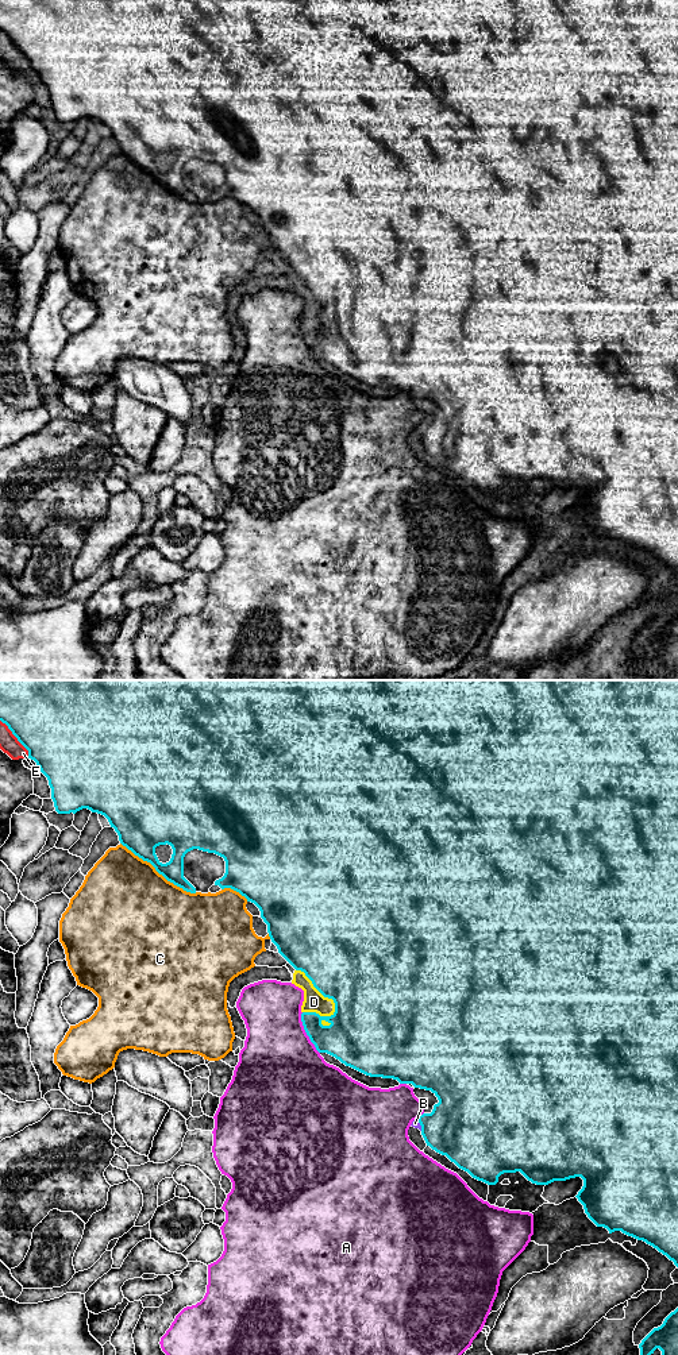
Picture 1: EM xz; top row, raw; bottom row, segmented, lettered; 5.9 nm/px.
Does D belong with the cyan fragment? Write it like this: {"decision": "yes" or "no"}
{"decision": "yes"}

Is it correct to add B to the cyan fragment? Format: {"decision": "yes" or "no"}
{"decision": "yes"}

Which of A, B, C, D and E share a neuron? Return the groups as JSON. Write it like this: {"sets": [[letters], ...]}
{"sets": [["A"], ["B", "D"], ["C"], ["E"]]}

